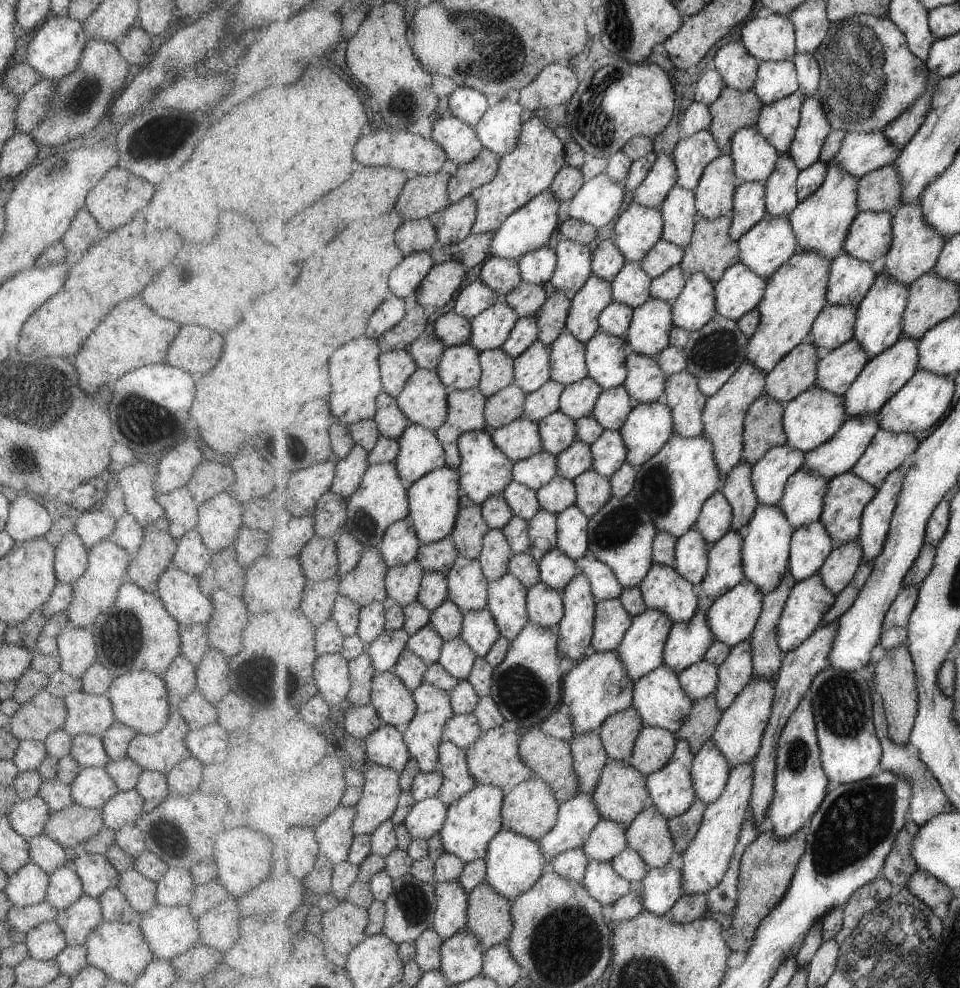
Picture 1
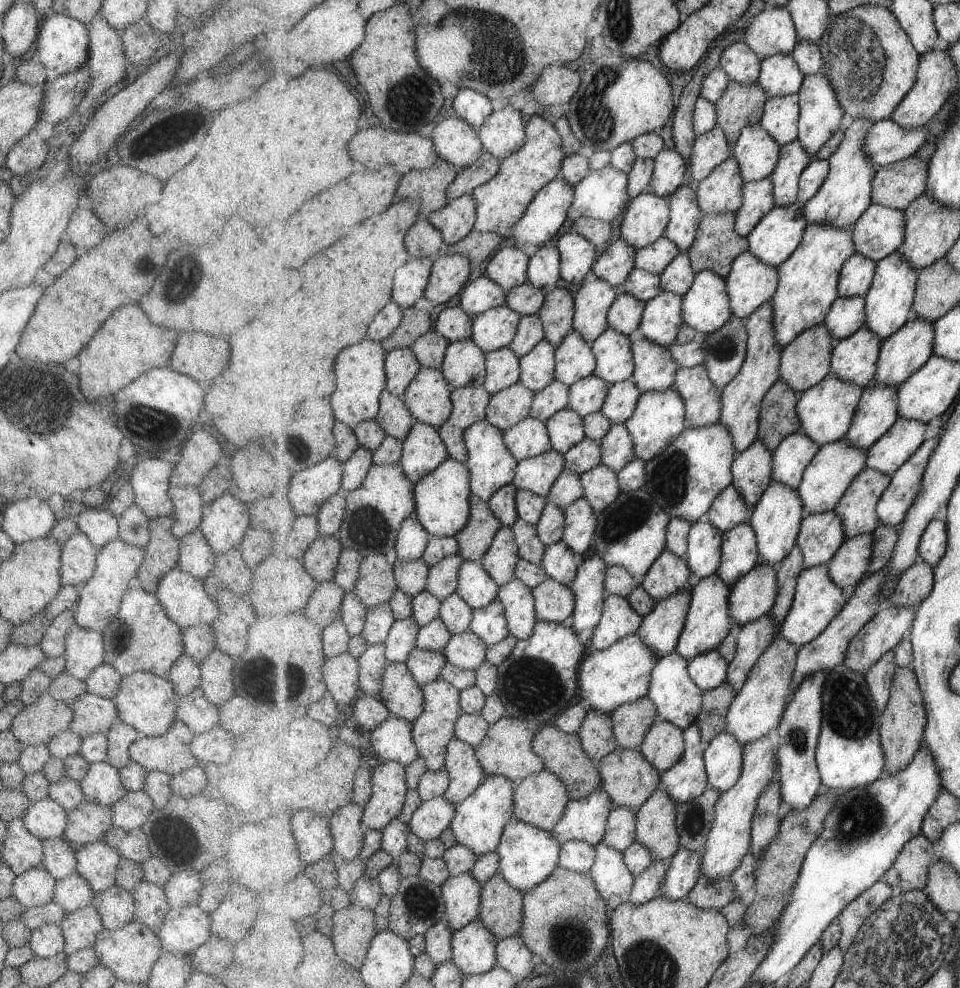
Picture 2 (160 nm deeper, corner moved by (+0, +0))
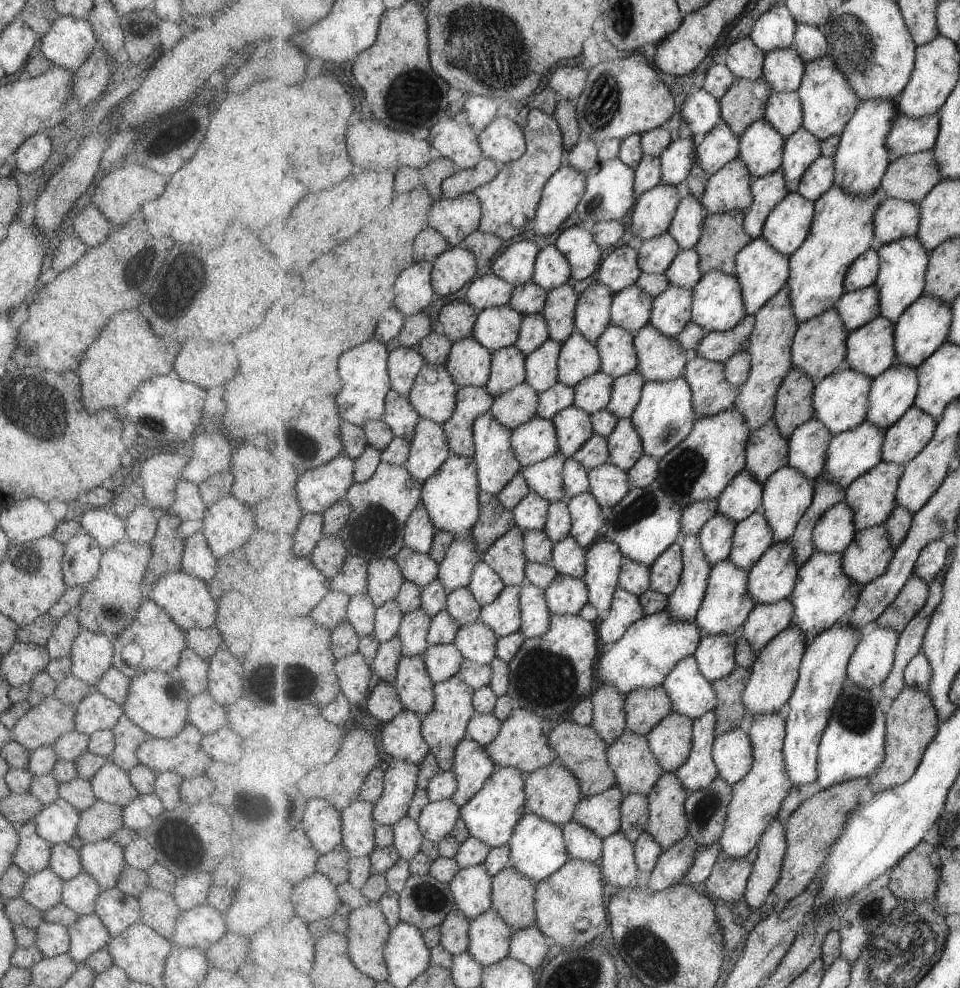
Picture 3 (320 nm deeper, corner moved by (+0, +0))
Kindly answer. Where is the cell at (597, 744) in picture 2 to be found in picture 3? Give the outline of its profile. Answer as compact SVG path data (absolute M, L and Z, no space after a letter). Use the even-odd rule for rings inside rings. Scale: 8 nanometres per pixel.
M602 684L595 690L591 700L594 710L593 726L607 742L607 746L611 746L628 731L625 712L627 696L613 684Z

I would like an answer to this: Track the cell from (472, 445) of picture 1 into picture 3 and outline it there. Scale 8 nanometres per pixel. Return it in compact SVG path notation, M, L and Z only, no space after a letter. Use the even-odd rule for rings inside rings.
M487 412L479 416L473 426L473 438L475 441L475 462L477 462L477 476L481 491L489 492L498 496L518 475L523 466L513 450L513 431L501 424L492 412Z

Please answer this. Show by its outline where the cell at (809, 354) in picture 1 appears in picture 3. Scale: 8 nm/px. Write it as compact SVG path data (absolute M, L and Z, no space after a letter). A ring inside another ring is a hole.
M836 307L817 318L803 322L792 343L793 368L803 368L807 372L807 376L811 376L811 380L816 385L819 384L827 376L846 365L849 334L850 332L847 330L843 318L839 316Z

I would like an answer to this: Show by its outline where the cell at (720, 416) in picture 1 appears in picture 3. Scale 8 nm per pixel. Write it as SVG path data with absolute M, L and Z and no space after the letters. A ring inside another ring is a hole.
M787 285L754 316L755 330L747 346L752 357L751 373L749 380L738 389L739 396L734 407L739 412L743 412L751 432L774 421L777 392L789 372L793 371L792 343L800 326L791 306L791 290Z

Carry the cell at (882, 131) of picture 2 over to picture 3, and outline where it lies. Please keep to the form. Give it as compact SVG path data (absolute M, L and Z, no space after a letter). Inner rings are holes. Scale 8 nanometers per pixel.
M899 114L894 121L891 134L887 136L891 162L934 149L939 136L939 114L925 118L909 118L905 114Z

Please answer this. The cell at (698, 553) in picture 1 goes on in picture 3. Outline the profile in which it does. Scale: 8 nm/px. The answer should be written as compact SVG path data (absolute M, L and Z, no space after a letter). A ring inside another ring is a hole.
M723 514L715 515L703 526L699 540L701 540L701 550L703 550L705 558L709 560L711 568L730 558L735 532L735 522Z

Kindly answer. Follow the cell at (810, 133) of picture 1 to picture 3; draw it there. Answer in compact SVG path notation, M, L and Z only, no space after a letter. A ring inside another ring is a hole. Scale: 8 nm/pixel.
M829 57L806 64L804 80L798 93L804 112L803 128L813 132L813 136L821 142L831 136L840 138L862 104L857 92L851 88L847 76L837 68L833 58Z

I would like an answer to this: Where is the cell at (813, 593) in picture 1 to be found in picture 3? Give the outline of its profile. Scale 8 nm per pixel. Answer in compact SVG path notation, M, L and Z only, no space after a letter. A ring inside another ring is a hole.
M814 553L798 573L797 587L791 598L793 606L795 606L791 626L799 626L805 636L811 640L816 639L823 632L827 632L828 628L833 628L835 624L853 614L863 588L863 585L857 584L849 576L845 576L843 553Z

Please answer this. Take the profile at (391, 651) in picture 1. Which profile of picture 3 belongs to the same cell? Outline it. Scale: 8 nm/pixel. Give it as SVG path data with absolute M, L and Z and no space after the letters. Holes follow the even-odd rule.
M420 609L413 613L404 614L397 638L401 640L403 656L423 656L429 648L427 636L431 627L432 618Z

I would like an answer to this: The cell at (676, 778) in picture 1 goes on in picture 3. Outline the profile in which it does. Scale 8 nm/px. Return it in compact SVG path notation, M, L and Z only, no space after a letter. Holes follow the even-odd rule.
M711 711L693 724L693 749L687 763L676 771L687 792L693 793L711 786L719 777L719 768L713 758L713 744L717 739L717 714Z

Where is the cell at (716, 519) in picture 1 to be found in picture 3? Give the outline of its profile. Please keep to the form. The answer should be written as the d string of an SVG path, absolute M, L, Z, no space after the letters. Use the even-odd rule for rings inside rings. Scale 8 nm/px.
M745 470L721 494L717 502L718 514L727 516L737 525L762 509L763 496L763 482Z

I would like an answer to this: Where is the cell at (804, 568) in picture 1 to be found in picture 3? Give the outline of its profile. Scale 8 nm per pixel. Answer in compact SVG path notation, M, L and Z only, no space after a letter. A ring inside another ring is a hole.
M847 502L831 506L815 526L813 544L816 552L841 554L856 540L857 528L853 508Z

